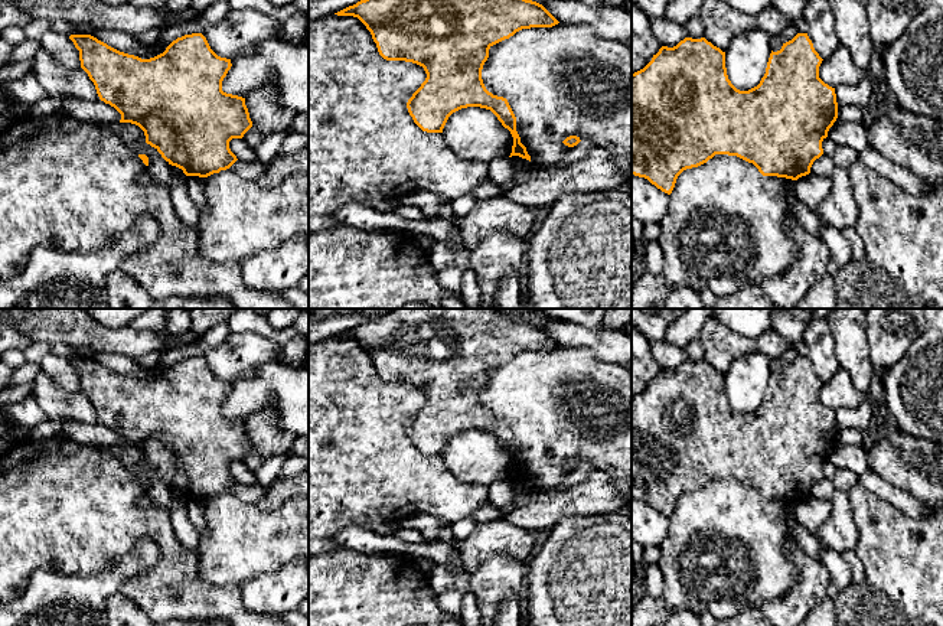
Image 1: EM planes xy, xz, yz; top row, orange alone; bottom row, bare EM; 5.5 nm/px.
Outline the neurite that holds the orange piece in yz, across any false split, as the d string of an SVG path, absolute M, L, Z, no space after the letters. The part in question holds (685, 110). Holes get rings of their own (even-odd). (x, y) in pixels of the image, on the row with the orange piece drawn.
M797 33L792 40L783 43L782 49L770 53L766 74L760 84L748 91L737 89L727 75L725 52L714 46L705 38L685 38L676 46L662 46L652 61L640 71L632 74L632 175L647 179L662 192L670 195L678 176L692 167L698 167L712 159L715 154L737 156L753 163L763 176L777 176L797 180L810 173L810 167L816 159L823 154L822 141L828 137L829 128L838 118L838 102L835 88L829 87L819 78L819 66L822 58L815 50L807 33Z

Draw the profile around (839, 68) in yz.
M838 46L819 66L819 78L832 88L856 85L867 78L867 69L855 65L844 46Z

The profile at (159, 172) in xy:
M120 121L98 125L118 136L134 153L146 154L149 157L147 170L138 176L138 182L141 185L157 183L167 190L172 188L174 177L172 175L169 162L161 157L157 149L146 143L144 131L138 125Z

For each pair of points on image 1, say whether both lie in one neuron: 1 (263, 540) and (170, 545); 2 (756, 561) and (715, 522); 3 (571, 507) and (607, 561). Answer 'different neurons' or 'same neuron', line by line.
1: different neurons
2: same neuron
3: different neurons

